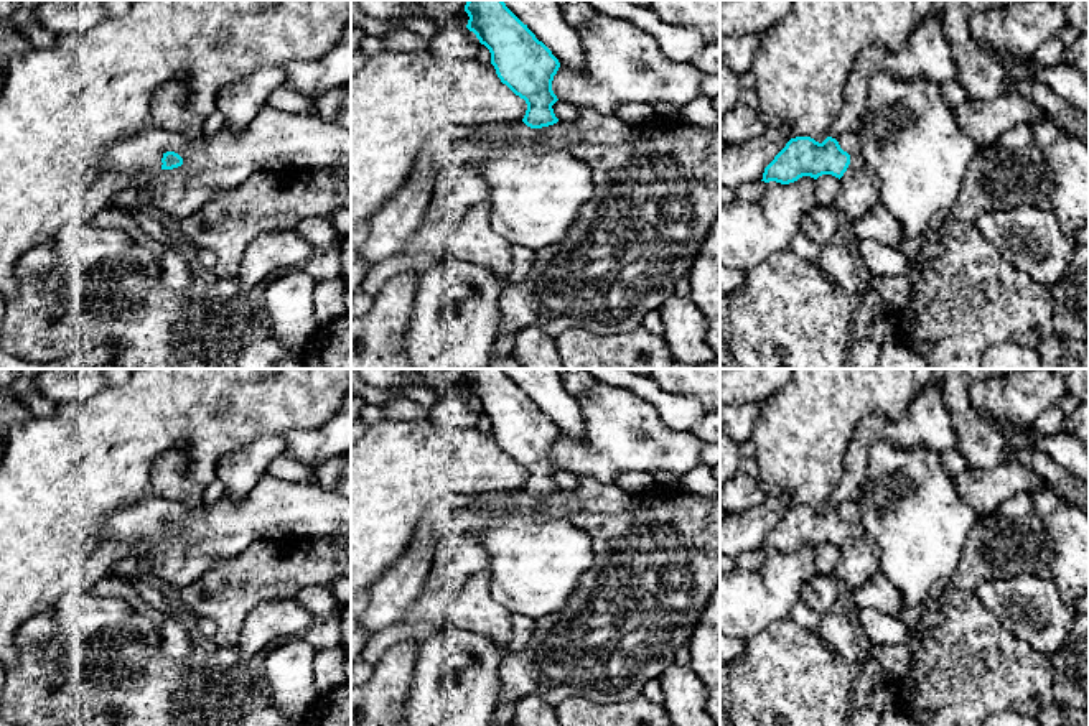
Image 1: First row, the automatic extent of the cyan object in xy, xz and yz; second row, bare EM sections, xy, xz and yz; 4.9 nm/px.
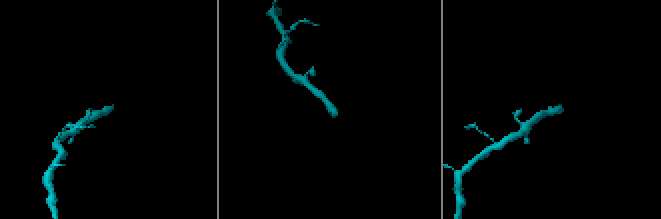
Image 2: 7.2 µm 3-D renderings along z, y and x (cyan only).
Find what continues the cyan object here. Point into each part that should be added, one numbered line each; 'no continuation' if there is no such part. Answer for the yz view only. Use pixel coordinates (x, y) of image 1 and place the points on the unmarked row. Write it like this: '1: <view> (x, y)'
1: yz (930, 423)

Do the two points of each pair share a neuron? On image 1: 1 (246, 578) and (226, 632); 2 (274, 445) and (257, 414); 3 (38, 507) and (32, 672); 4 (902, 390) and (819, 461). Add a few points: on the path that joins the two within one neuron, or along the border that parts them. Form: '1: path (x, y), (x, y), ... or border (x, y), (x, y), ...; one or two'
1: path (233, 591), (229, 595), (229, 619); one
2: border (282, 433), (262, 433), (234, 451); two
3: border (17, 649), (17, 656); two
4: path (877, 390), (872, 390), (826, 437); one

